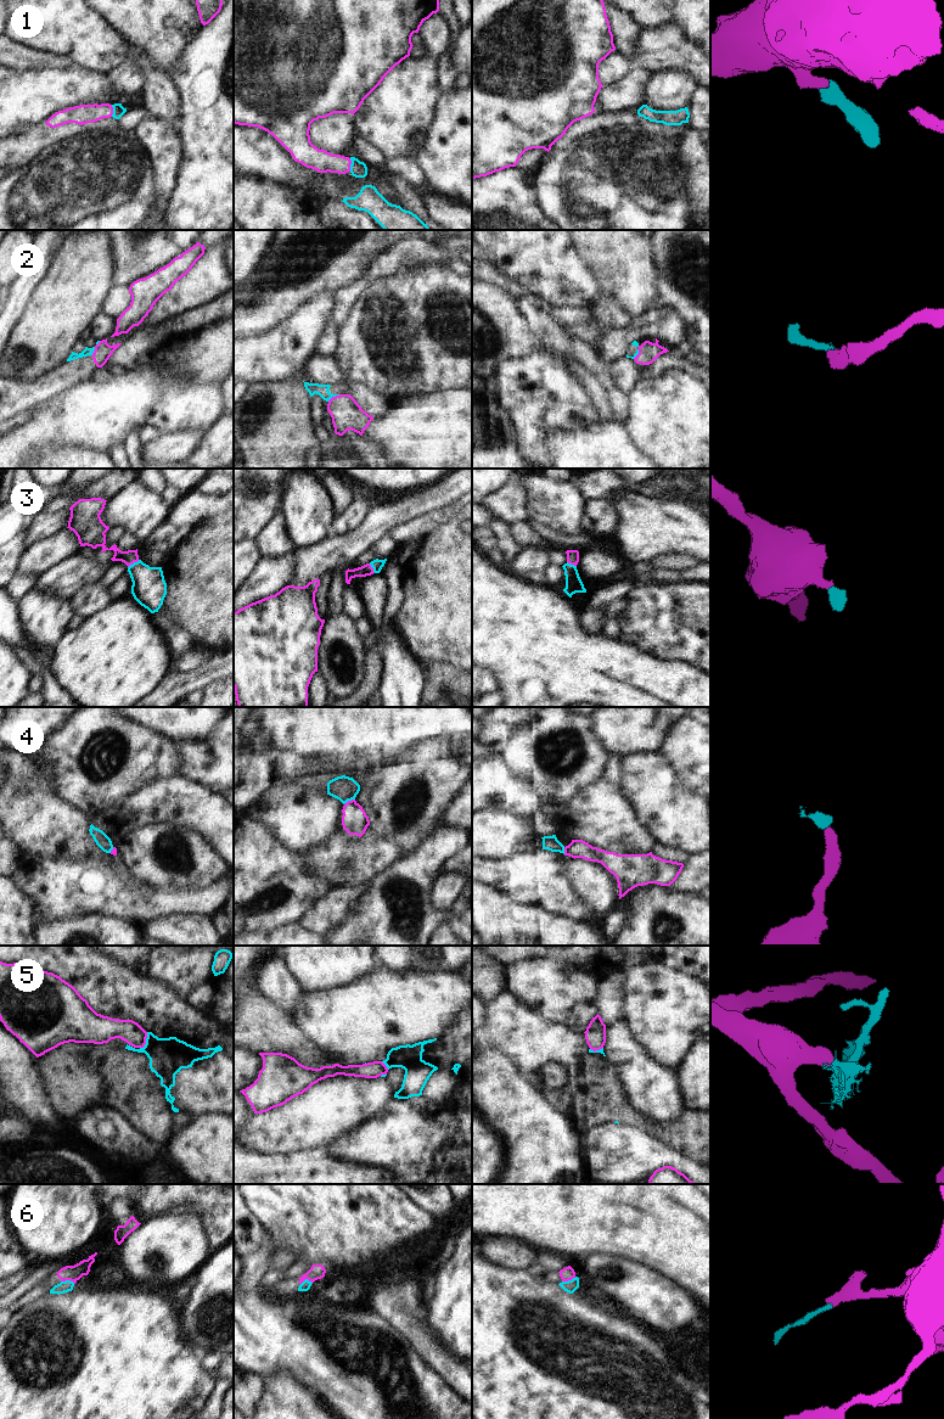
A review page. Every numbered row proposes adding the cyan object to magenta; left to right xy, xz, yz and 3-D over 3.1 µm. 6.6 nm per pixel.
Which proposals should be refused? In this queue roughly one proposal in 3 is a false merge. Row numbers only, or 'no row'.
2, 4, 5

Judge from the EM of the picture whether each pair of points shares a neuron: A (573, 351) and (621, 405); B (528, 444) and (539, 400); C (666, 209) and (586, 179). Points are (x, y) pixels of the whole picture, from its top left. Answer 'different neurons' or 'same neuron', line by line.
A: same neuron
B: same neuron
C: same neuron

